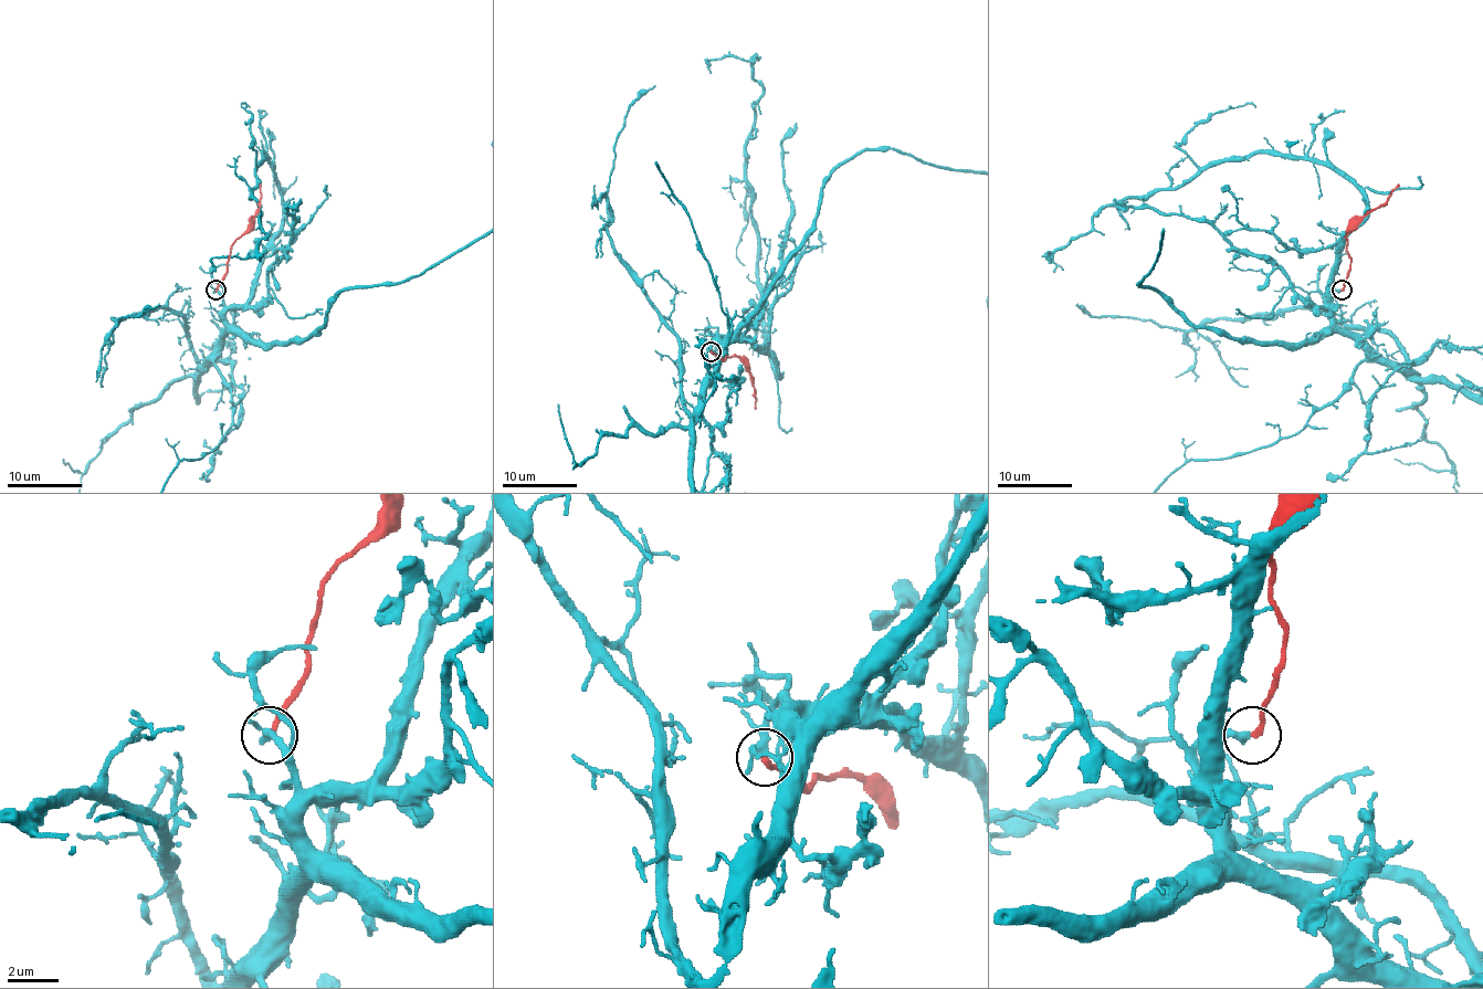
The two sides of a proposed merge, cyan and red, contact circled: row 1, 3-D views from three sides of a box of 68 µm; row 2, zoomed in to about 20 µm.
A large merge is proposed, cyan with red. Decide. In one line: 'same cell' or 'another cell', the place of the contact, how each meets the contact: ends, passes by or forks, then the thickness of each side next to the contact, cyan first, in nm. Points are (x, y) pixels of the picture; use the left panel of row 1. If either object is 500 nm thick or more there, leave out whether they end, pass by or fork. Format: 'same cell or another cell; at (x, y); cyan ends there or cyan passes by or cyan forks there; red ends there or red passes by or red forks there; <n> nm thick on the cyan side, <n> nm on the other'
another cell; at (216, 290); cyan passes by; red ends there; 240 nm thick on the cyan side, 240 nm on the other

